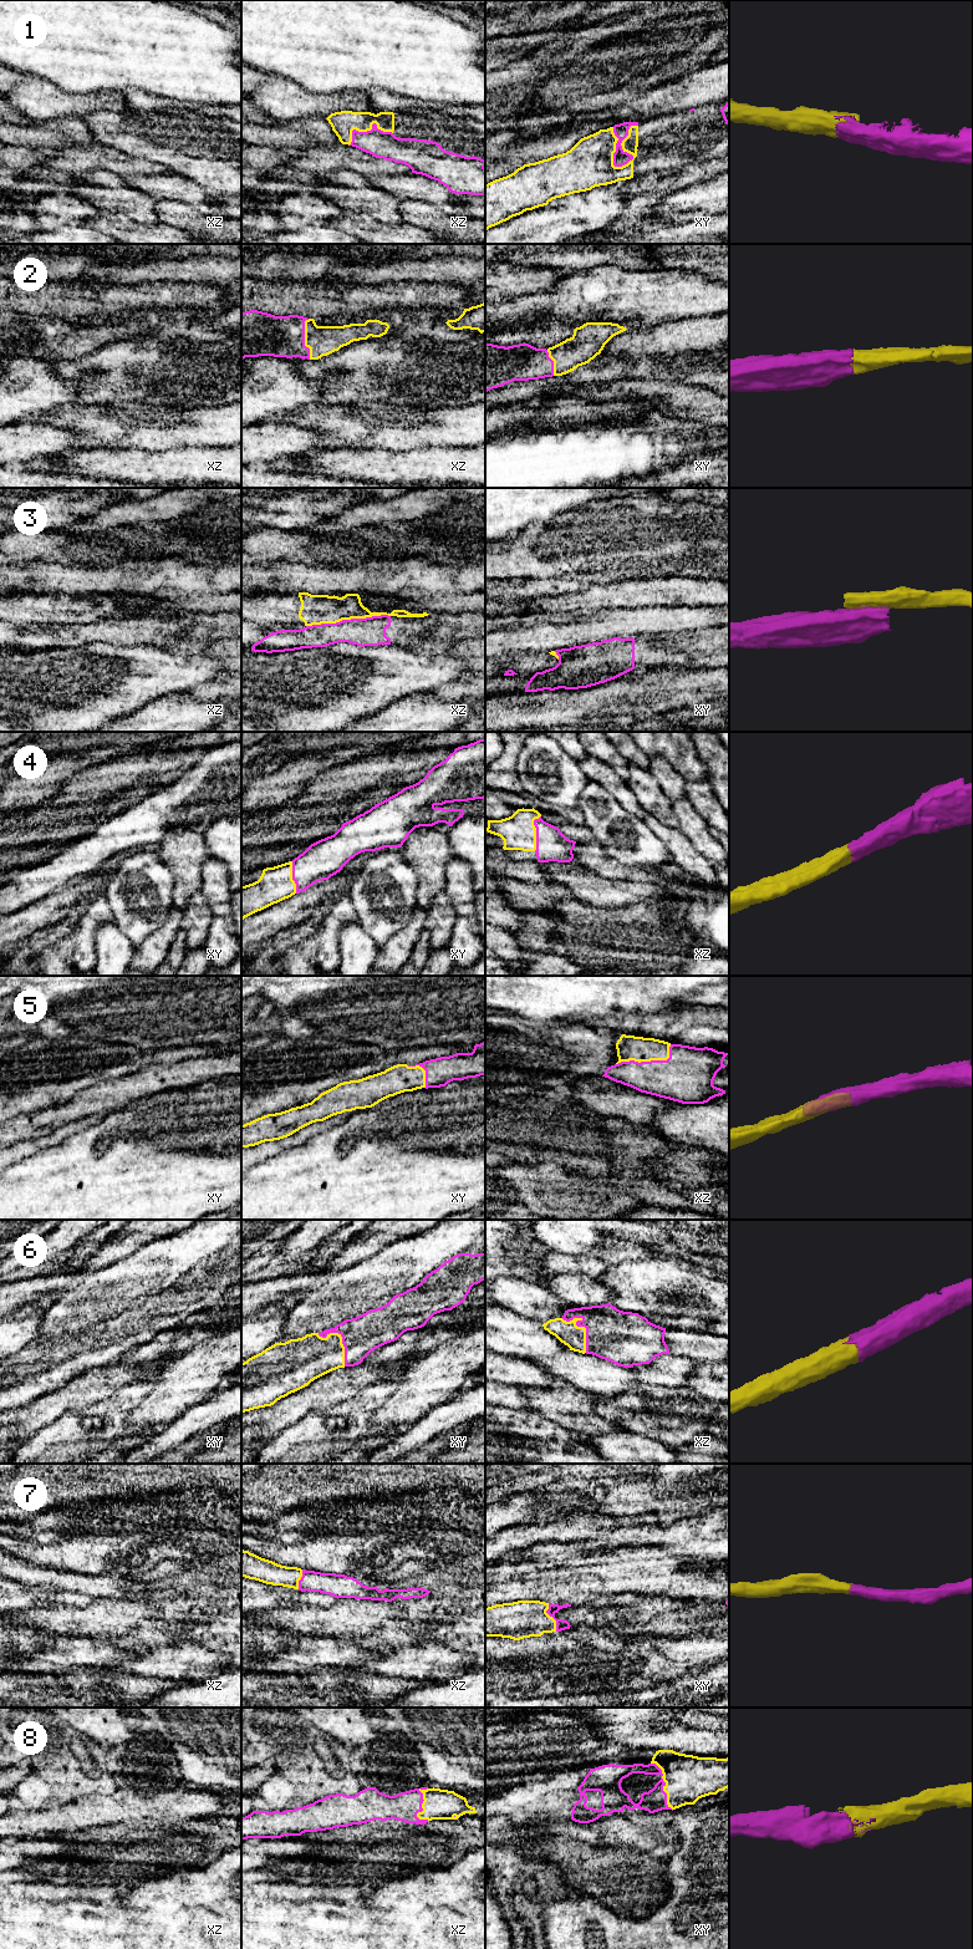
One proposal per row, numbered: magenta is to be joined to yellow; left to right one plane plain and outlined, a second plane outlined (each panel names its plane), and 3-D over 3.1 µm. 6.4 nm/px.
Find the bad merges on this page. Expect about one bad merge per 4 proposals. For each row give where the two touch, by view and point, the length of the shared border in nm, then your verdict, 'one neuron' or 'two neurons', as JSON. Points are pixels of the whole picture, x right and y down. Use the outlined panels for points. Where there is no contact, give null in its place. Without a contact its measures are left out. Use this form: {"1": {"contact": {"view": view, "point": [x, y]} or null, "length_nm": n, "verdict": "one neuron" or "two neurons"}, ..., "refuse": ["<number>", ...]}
{"1": {"contact": {"view": "xy", "point": [623, 149]}, "length_nm": 320, "verdict": "one neuron"}, "2": {"contact": {"view": "xz", "point": [305, 339]}, "length_nm": 260, "verdict": "one neuron"}, "3": {"contact": {"view": "xz", "point": [347, 619]}, "length_nm": 550, "verdict": "two neurons"}, "4": {"contact": {"view": "xz", "point": [535, 833]}, "length_nm": 240, "verdict": "one neuron"}, "5": {"contact": {"view": "xz", "point": [648, 1060]}, "length_nm": 380, "verdict": "one neuron"}, "6": {"contact": {"view": "xz", "point": [582, 1327]}, "length_nm": 280, "verdict": "one neuron"}, "7": {"contact": {"view": "xy", "point": [553, 1618]}, "length_nm": 190, "verdict": "one neuron"}, "8": {"contact": {"view": "xy", "point": [666, 1785]}, "length_nm": 340, "verdict": "one neuron"}, "refuse": ["3"]}

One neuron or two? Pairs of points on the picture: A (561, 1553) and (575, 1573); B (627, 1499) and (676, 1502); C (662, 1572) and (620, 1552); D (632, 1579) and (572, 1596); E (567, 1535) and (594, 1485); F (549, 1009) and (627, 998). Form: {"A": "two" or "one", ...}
{"A": "two", "B": "one", "C": "one", "D": "one", "E": "two", "F": "one"}

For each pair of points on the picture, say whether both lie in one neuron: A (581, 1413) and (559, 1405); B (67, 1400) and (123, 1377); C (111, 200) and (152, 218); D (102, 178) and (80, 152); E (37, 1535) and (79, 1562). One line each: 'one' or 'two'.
A: one
B: one
C: one
D: two
E: two

